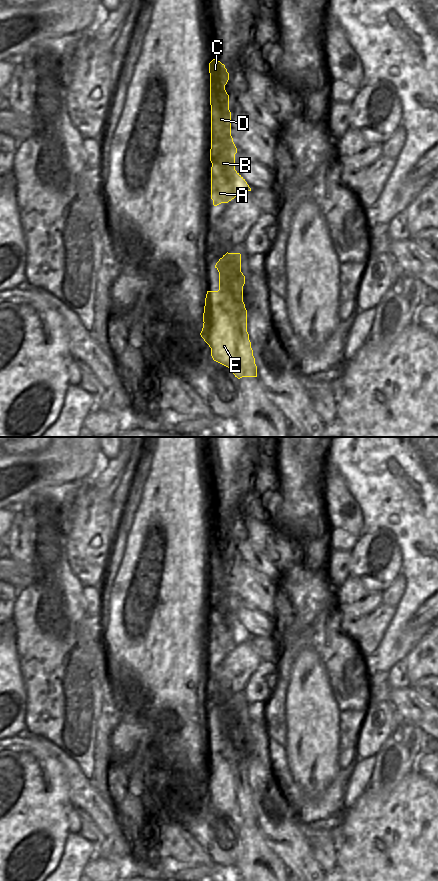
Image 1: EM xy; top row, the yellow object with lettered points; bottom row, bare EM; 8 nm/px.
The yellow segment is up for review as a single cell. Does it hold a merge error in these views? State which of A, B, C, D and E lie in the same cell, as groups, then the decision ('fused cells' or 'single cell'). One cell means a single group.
A B C D / E | fused cells

